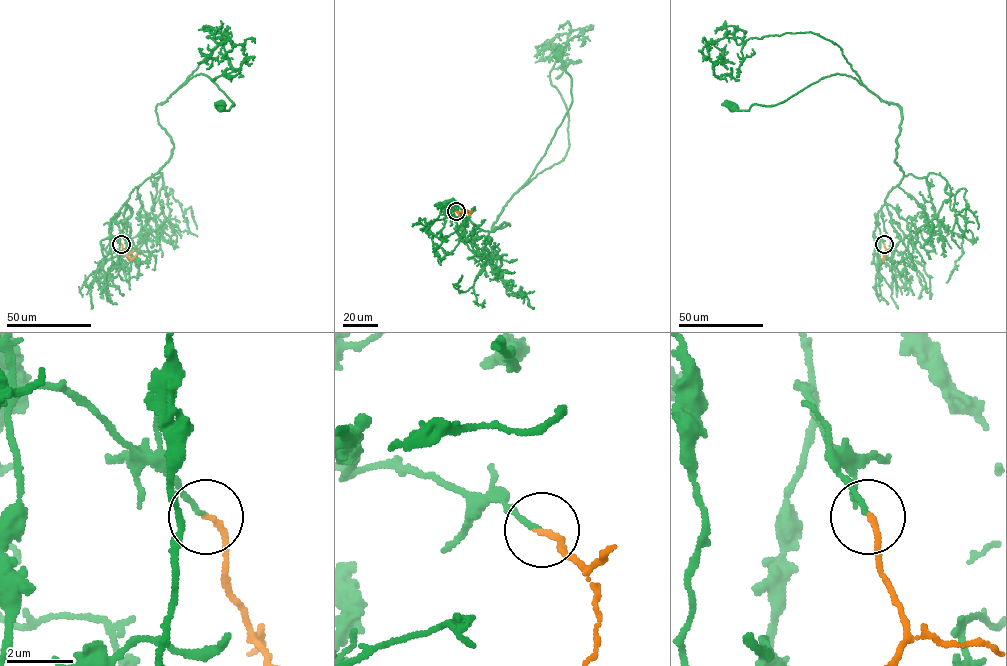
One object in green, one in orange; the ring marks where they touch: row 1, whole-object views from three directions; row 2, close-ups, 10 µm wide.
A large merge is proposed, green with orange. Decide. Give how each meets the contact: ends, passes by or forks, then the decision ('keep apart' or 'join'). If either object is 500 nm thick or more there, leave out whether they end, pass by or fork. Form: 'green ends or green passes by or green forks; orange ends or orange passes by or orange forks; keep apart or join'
green ends; orange ends; join

